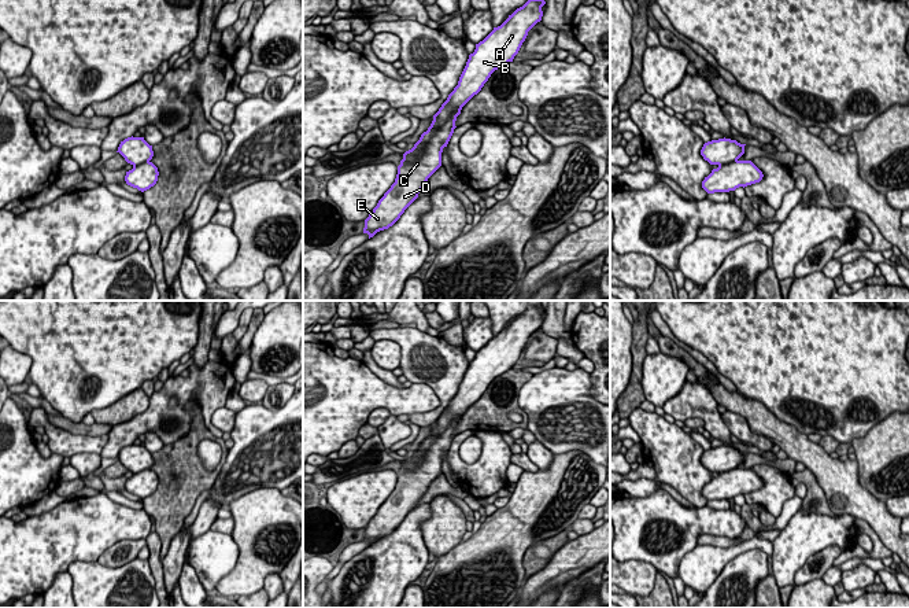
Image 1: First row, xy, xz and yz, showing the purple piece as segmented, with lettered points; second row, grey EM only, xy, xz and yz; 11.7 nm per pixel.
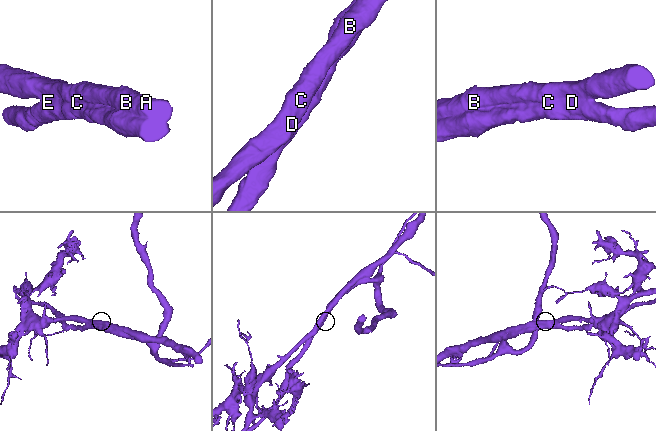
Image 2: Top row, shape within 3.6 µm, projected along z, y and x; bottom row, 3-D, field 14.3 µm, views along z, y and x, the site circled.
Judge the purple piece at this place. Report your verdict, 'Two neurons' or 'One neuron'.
Two neurons

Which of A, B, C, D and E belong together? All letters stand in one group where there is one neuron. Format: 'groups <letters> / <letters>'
groups A B / C D E

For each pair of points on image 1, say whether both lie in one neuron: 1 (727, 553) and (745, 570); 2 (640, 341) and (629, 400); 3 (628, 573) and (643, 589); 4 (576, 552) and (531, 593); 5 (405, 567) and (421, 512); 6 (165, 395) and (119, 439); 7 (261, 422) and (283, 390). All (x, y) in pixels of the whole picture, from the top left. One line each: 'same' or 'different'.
1: different
2: same
3: same
4: same
5: same
6: same
7: different

